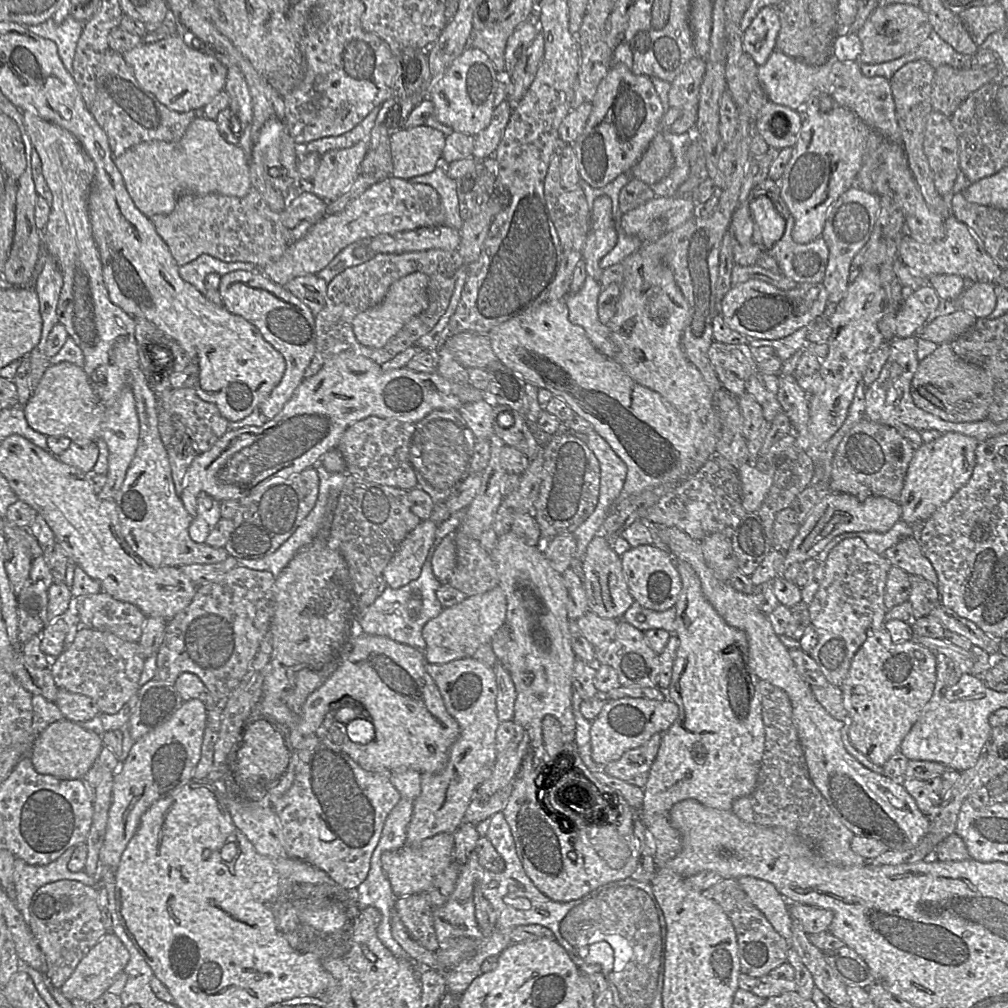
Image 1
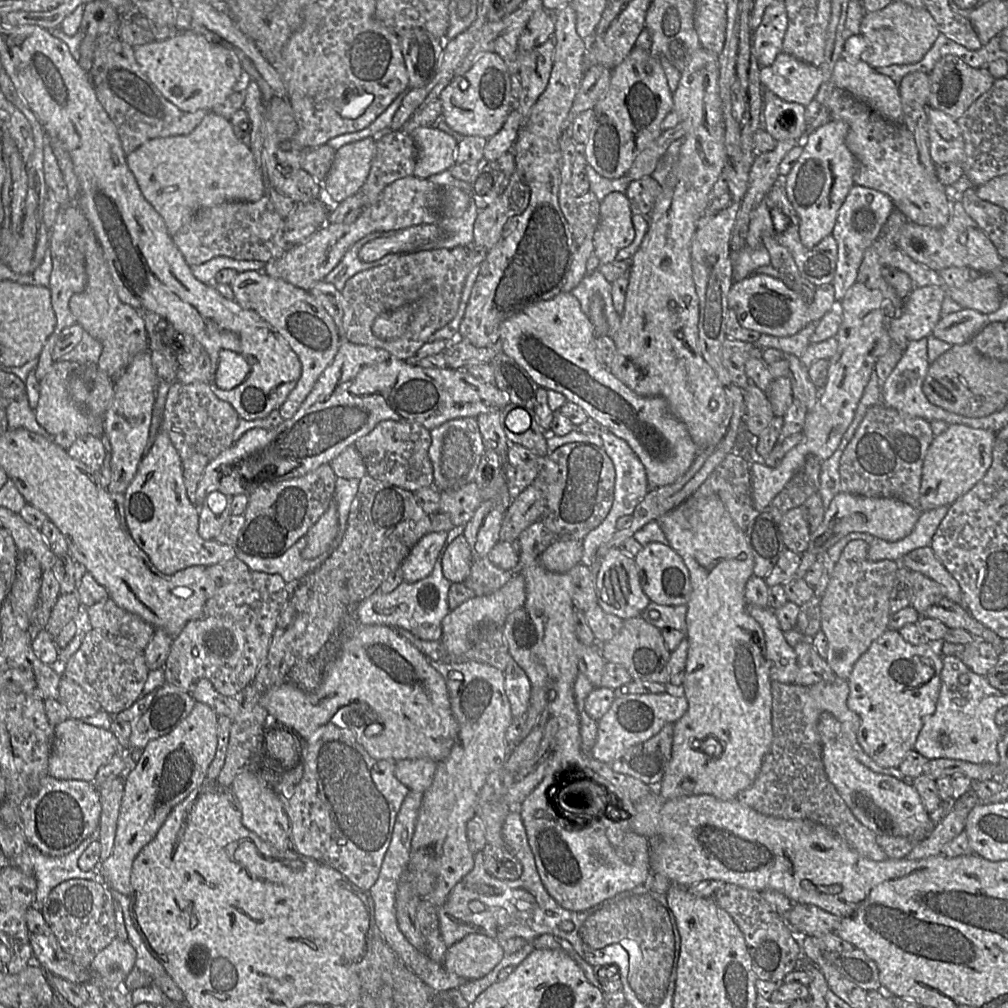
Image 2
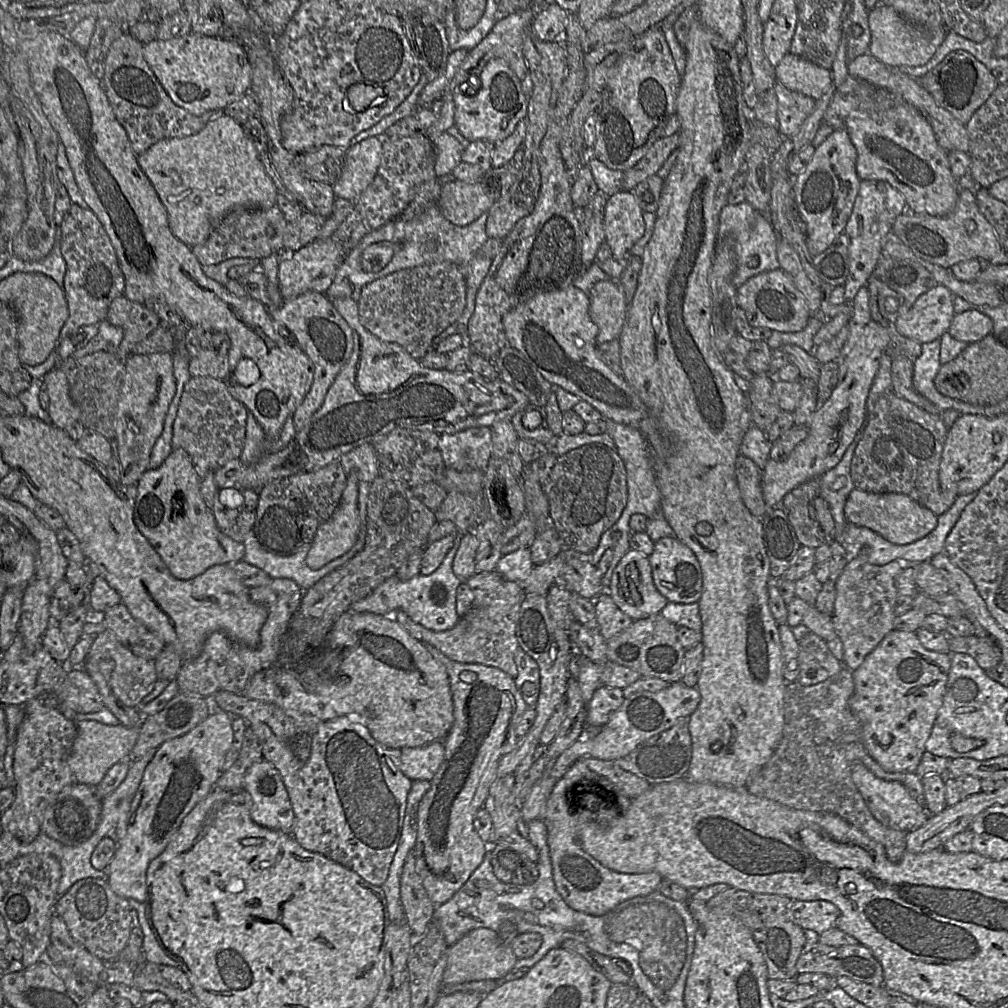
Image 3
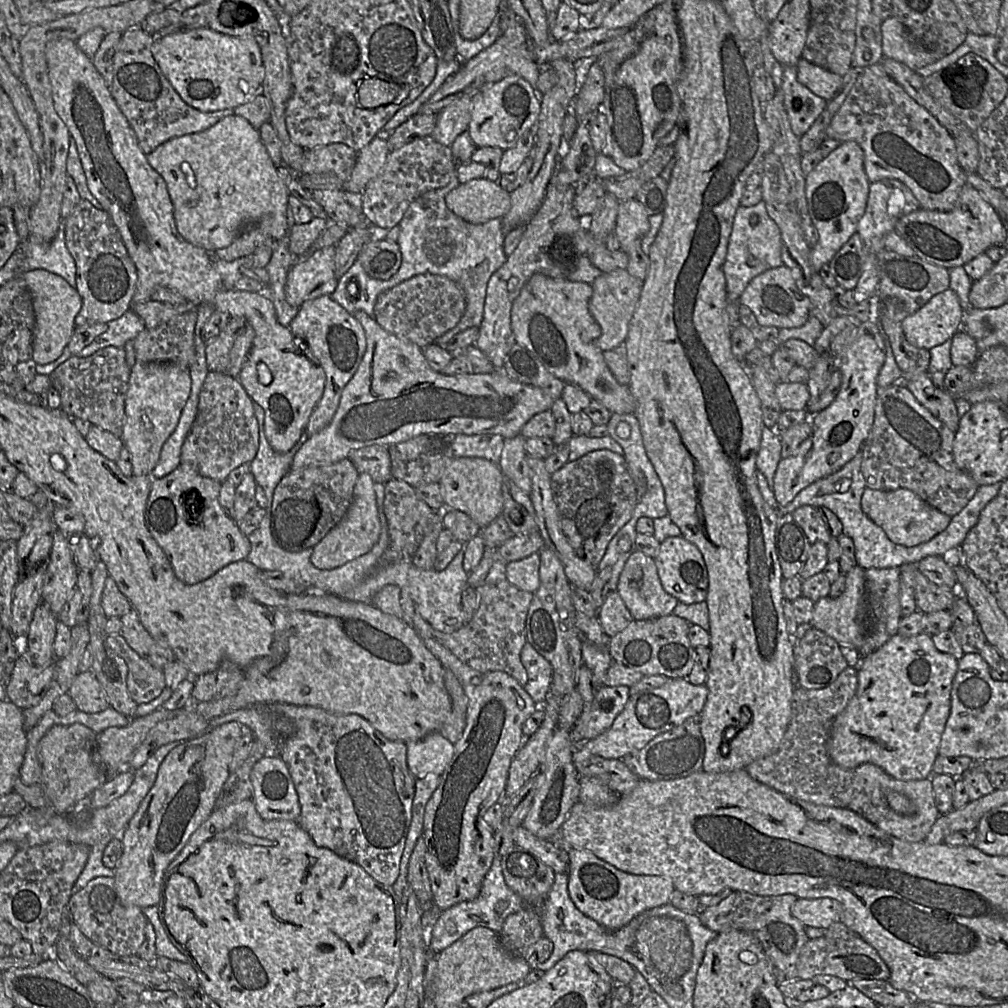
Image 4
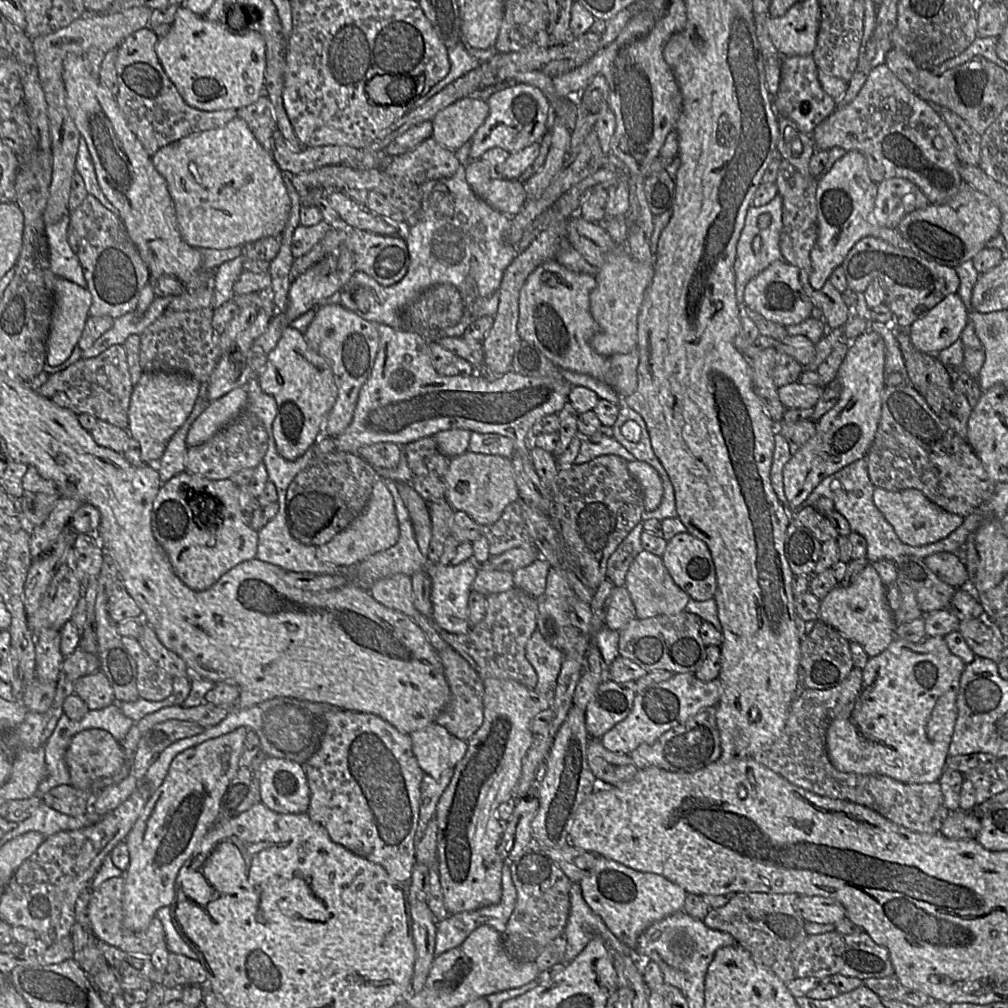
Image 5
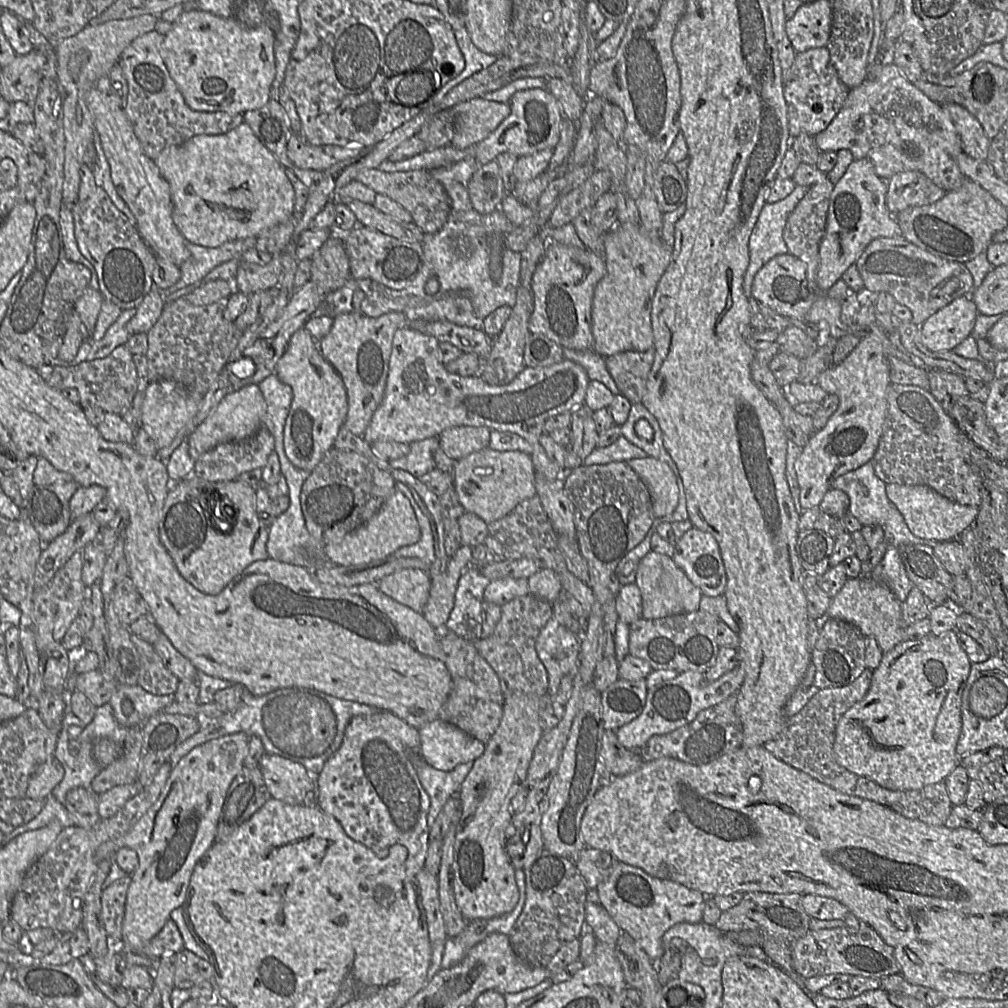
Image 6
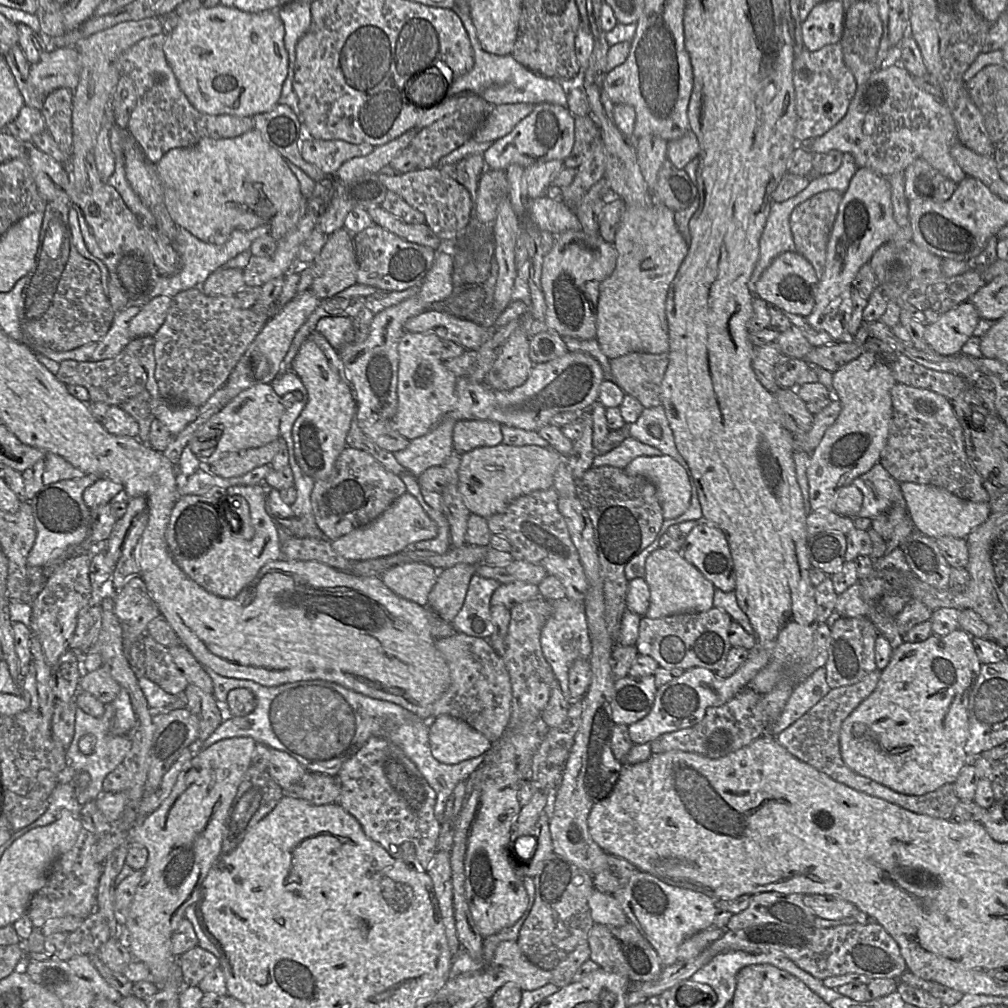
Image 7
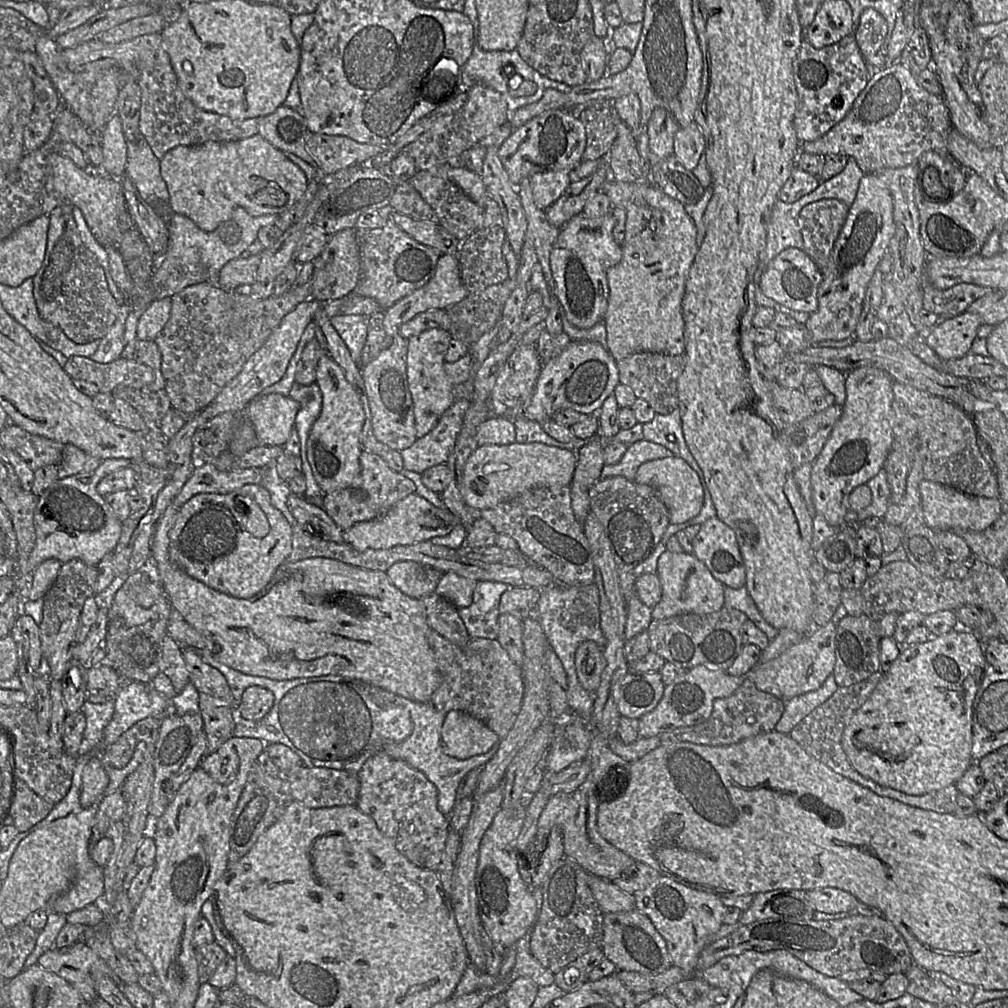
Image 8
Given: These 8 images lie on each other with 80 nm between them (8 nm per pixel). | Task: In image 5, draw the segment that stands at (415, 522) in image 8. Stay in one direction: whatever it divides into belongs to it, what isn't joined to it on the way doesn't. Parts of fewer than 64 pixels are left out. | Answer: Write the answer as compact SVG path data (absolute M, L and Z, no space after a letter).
M380 477L373 486L371 497L363 512L332 540L317 547L316 557L321 562L336 566L353 566L369 556L395 545L399 535L399 521L394 497L384 484L384 479Z

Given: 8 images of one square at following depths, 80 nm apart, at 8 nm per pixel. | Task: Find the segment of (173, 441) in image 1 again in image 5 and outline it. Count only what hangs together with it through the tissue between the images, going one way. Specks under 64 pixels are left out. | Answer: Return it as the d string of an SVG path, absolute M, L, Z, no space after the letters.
M246 405L231 423L208 441L187 449L186 471L211 480L229 479L240 470L257 467L262 462L267 448L268 434L258 417Z

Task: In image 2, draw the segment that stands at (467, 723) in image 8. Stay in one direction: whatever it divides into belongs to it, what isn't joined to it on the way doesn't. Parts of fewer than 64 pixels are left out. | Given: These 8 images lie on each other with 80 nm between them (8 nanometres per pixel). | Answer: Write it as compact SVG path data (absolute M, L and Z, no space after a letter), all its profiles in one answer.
M429 758L399 760L395 764L395 777L409 791L424 793L431 784L438 763Z

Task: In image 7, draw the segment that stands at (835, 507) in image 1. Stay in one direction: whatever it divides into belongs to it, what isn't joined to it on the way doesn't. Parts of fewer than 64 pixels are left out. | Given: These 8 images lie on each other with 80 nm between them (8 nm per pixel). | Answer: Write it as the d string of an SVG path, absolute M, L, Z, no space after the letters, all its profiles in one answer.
M903 482L900 484L900 489L905 500L907 514L915 530L935 539L941 536L966 538L973 529L985 522L991 515L988 502L964 500L933 485Z

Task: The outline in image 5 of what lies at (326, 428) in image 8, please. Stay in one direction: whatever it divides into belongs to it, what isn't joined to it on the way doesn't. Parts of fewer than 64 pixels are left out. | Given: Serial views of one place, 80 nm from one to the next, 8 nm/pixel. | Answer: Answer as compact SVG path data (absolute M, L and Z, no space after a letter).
M287 327L282 332L276 347L267 355L265 369L256 379L262 391L271 395L277 404L277 413L272 427L277 451L287 460L296 460L322 436L324 423L338 394L332 370L328 362L311 349L301 331Z

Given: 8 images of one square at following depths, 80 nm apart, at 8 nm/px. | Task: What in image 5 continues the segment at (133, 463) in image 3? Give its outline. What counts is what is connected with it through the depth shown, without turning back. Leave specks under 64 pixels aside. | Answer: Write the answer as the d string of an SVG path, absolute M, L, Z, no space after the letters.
M143 372L134 385L128 410L128 431L140 445L142 464L156 463L171 437L183 425L199 394L200 383L178 372Z

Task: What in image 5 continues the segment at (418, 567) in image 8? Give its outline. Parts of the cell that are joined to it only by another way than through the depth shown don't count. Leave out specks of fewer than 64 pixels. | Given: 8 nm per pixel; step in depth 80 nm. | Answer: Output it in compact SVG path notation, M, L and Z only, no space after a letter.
M397 574L380 579L371 585L369 591L380 604L409 616L423 630L436 652L448 646L436 632L437 626L415 608L410 576Z

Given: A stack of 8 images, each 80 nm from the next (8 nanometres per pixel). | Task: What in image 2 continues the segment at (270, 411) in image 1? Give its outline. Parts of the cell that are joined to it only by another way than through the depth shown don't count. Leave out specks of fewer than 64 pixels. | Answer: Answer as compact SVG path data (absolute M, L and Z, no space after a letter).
M243 271L229 284L242 308L257 312L289 344L302 365L302 375L286 401L277 410L282 422L291 418L312 390L317 379L334 360L344 342L344 331L324 306L308 291L263 271Z

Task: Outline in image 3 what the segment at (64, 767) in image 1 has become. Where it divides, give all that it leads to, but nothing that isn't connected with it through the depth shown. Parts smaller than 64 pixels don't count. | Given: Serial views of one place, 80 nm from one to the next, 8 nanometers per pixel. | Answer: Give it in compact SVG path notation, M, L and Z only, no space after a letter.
M79 721L75 724L77 733L69 752L68 765L78 783L94 787L102 781L107 770L117 762L123 760L129 766L133 762L130 754L139 736L139 726L109 726L96 721Z

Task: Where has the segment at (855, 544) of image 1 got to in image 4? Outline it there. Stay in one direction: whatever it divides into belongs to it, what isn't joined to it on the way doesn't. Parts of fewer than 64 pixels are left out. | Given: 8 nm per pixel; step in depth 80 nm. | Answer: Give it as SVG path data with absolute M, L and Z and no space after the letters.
M900 567L869 568L865 570L864 645L858 650L864 659L898 633L900 616Z

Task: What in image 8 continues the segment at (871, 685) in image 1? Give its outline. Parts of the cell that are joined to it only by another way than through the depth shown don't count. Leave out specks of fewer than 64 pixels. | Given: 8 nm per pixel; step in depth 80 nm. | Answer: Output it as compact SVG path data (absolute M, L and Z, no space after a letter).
M955 629L941 636L933 636L929 641L911 645L901 650L890 669L872 692L869 699L855 712L846 725L842 736L842 747L852 767L862 776L878 784L910 795L923 795L955 784L973 763L972 749L972 707L976 693L983 680L988 663L982 650L982 639L974 631Z

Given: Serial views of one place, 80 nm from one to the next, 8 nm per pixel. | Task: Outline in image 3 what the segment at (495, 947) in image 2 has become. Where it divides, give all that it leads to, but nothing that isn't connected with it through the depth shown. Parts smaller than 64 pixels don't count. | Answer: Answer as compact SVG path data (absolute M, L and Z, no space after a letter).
M488 928L471 930L449 947L443 985L502 978L513 970L517 960L509 944L505 943L497 932Z

